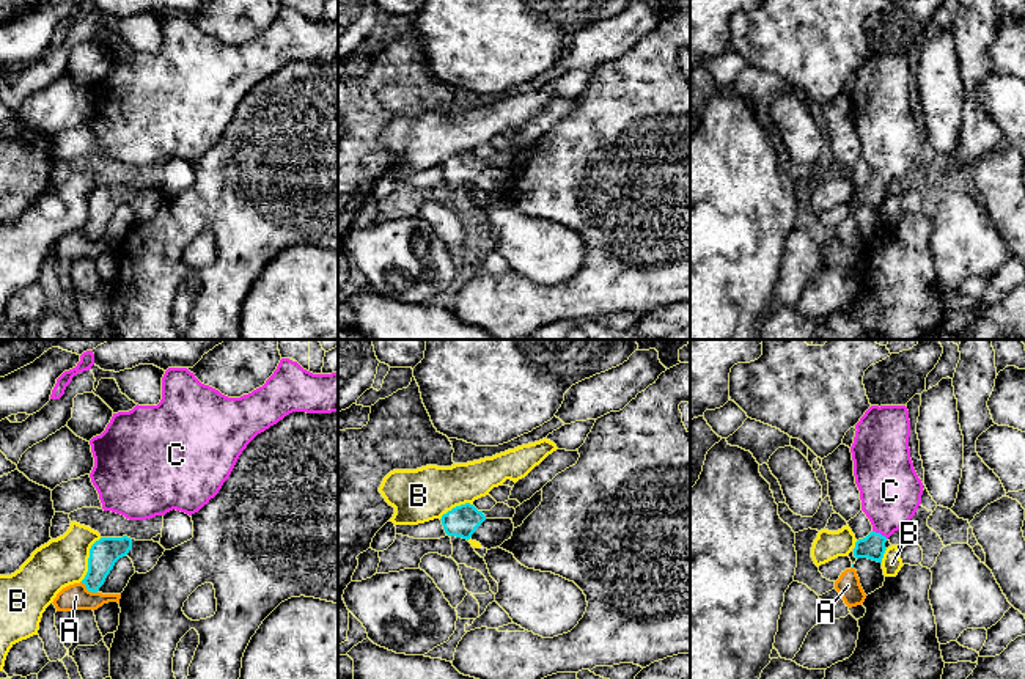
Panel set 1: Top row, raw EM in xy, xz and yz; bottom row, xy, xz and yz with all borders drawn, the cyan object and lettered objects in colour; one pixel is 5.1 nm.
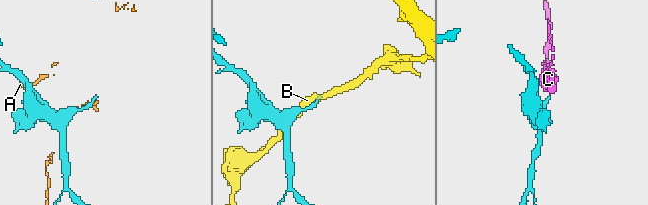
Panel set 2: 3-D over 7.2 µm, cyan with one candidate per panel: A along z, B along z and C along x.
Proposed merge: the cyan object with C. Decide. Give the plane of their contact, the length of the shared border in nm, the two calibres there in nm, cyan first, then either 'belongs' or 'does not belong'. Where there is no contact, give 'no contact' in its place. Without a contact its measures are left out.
contact in yz; length 90 nm; calibres 130 and 320 nm; belongs

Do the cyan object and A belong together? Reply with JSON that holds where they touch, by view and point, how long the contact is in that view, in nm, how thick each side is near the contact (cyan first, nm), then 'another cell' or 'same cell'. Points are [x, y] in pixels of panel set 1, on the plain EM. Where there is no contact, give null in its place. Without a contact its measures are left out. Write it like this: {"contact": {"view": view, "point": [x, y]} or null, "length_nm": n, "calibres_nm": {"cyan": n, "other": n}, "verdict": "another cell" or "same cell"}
{"contact": {"view": "xy", "point": [88, 238]}, "length_nm": 110, "calibres_nm": {"cyan": 150, "other": 130}, "verdict": "another cell"}

